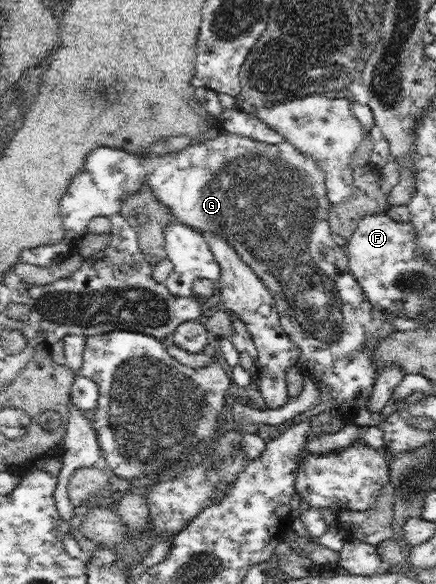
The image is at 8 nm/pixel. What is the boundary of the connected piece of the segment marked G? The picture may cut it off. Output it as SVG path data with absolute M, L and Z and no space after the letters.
M223 131L209 142L189 145L169 156L147 157L109 147L95 149L89 153L85 166L71 181L60 201L60 216L65 228L63 239L57 244L27 248L21 253L19 261L41 267L63 261L76 250L93 217L110 218L120 213L122 200L131 197L143 185L147 185L155 198L169 208L175 220L184 220L205 238L217 234L229 242L272 293L284 333L301 350L296 365L304 371L311 371L313 381L331 392L333 408L330 415L357 421L360 413L366 412L376 382L371 351L379 339L395 333L396 329L389 319L397 317L397 314L387 310L375 311L365 296L349 269L345 248L339 247L331 235L328 213L332 203L327 198L325 171L317 166L311 155L299 151L284 139L280 143L269 144L249 137L229 136L227 131Z

